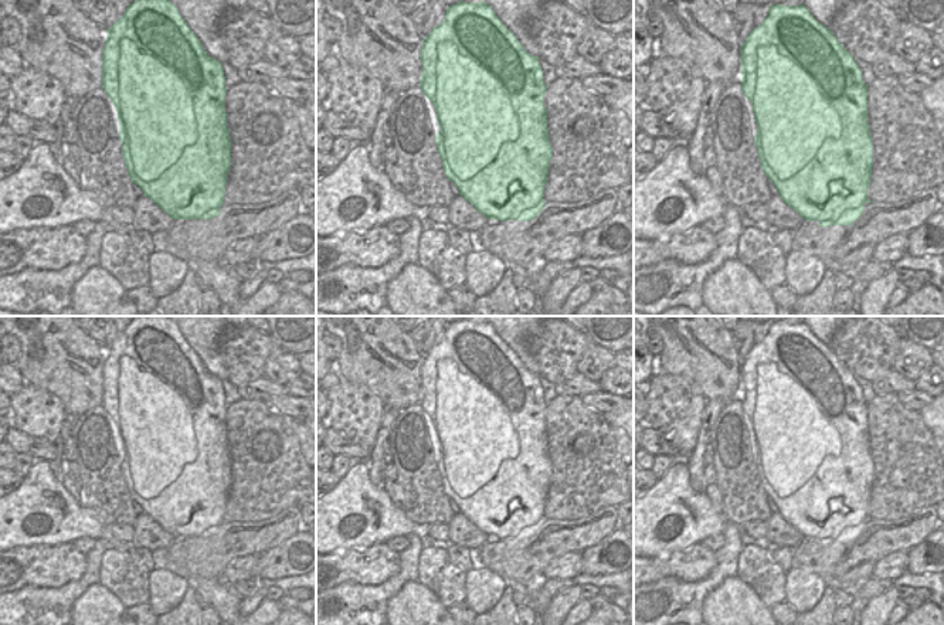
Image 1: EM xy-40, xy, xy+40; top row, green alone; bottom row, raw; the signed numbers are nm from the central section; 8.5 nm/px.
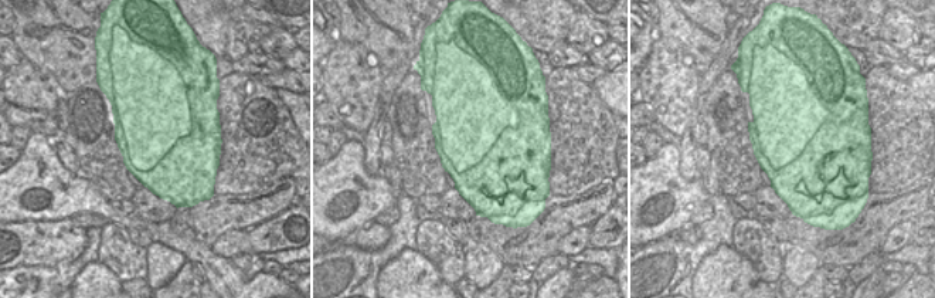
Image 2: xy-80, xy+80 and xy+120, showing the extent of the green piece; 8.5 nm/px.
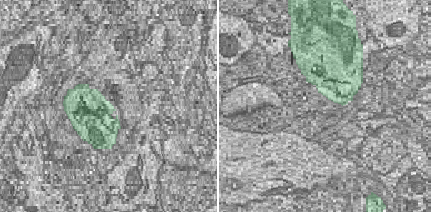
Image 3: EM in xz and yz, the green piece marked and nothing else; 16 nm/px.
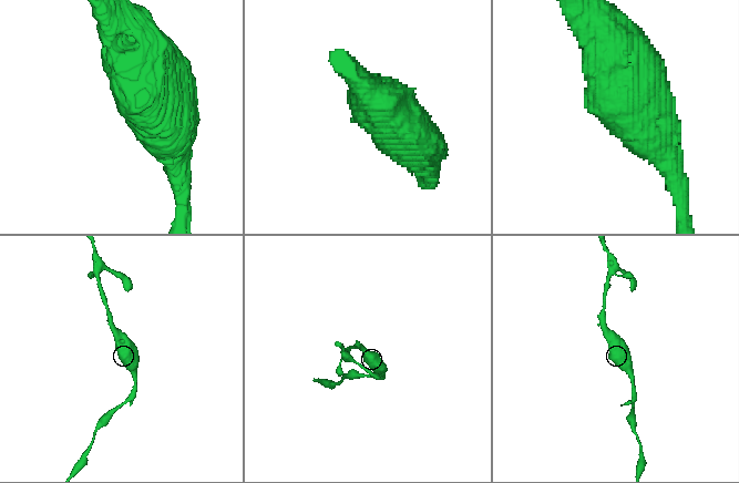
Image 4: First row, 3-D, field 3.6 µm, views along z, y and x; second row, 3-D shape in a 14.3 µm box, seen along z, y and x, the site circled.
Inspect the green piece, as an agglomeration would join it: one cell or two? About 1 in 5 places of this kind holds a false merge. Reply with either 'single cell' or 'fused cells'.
single cell

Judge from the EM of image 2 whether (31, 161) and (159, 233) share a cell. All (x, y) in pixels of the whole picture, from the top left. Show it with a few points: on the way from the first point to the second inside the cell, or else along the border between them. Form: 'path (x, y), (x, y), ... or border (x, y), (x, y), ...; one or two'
path (63, 183), (111, 216), (128, 222); one

